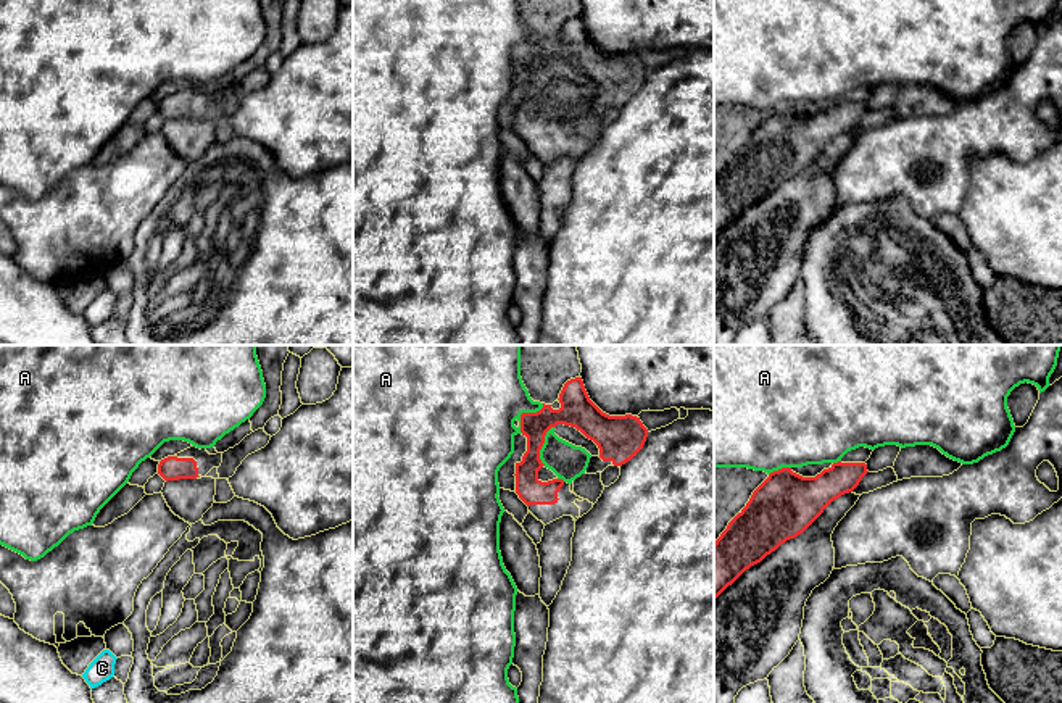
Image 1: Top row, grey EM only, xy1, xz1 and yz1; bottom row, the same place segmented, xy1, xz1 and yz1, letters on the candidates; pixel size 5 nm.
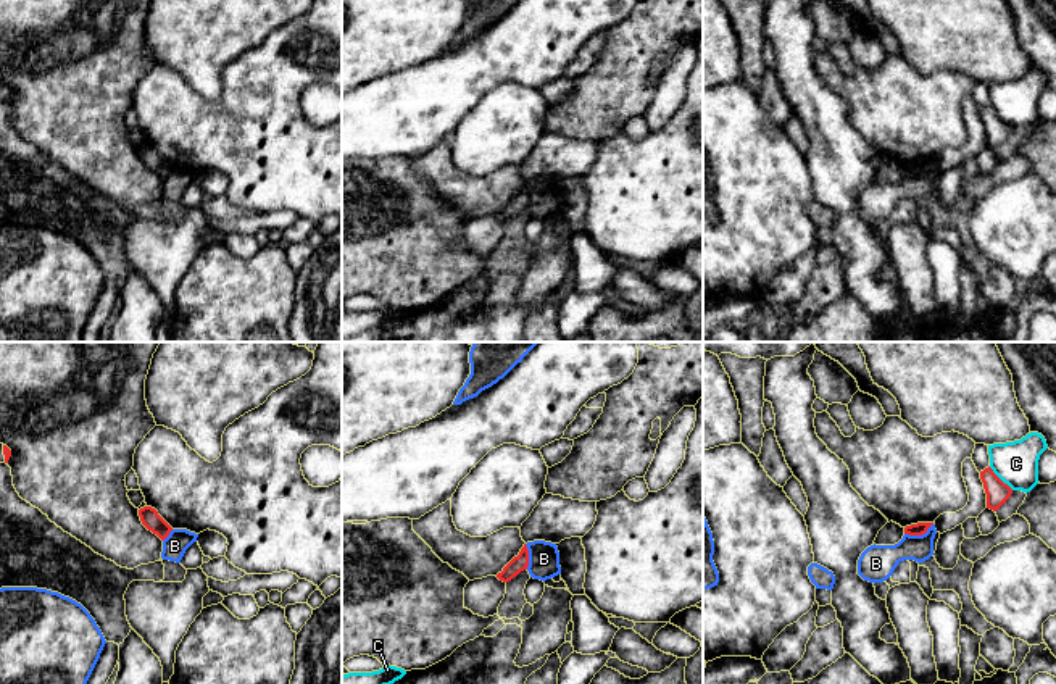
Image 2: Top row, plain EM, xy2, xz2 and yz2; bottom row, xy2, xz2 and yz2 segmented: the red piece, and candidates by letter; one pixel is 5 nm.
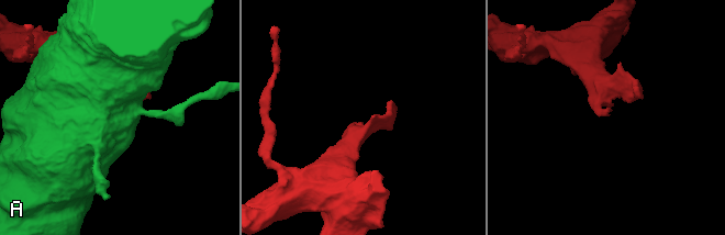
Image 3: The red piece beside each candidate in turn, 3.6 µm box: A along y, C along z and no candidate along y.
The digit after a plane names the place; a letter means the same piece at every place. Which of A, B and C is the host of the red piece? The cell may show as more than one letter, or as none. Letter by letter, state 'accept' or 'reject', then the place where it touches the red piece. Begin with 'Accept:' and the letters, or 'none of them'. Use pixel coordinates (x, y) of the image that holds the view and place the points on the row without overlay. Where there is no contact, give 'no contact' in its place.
Accept: none of them
A: reject; meets red in xz1 at (524, 52)
B: reject; meets red in yz2 at (919, 173)
C: reject; meets red in yz2 at (1000, 118)

